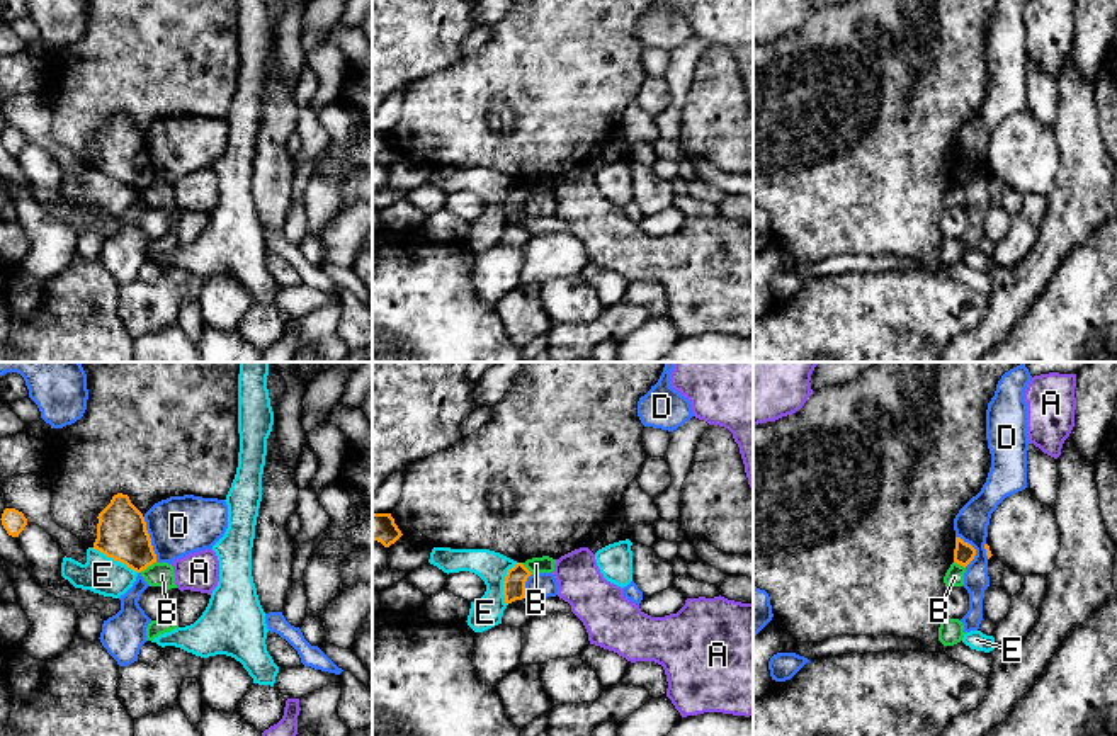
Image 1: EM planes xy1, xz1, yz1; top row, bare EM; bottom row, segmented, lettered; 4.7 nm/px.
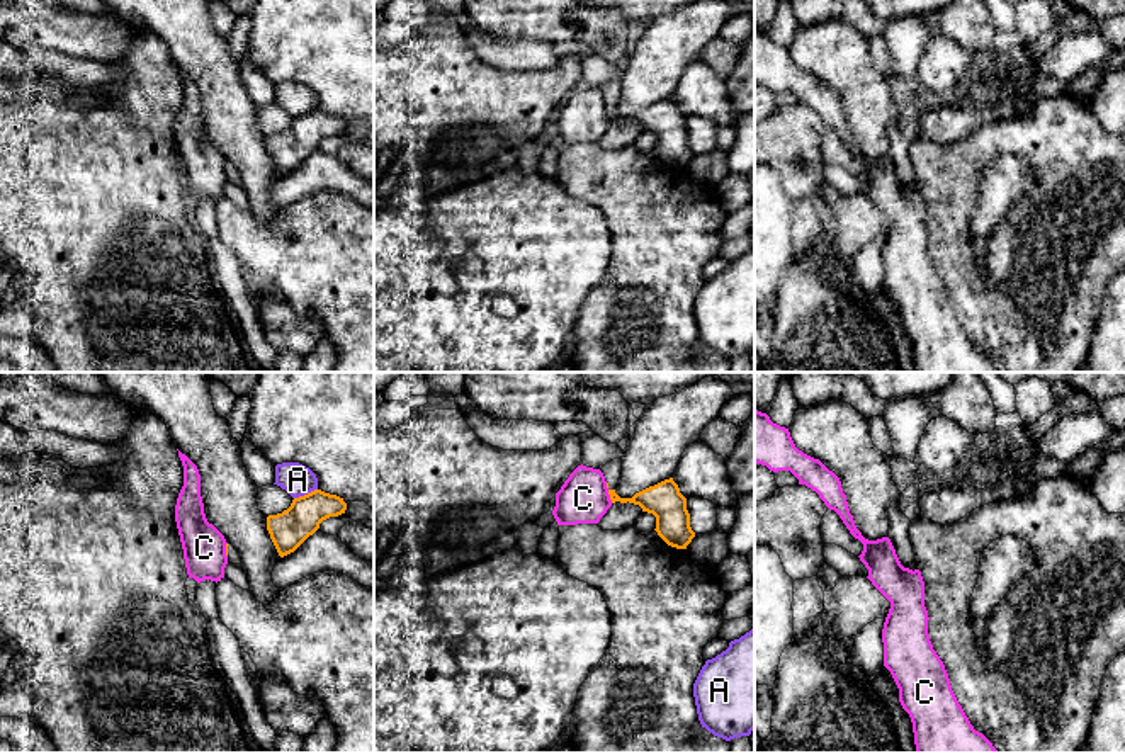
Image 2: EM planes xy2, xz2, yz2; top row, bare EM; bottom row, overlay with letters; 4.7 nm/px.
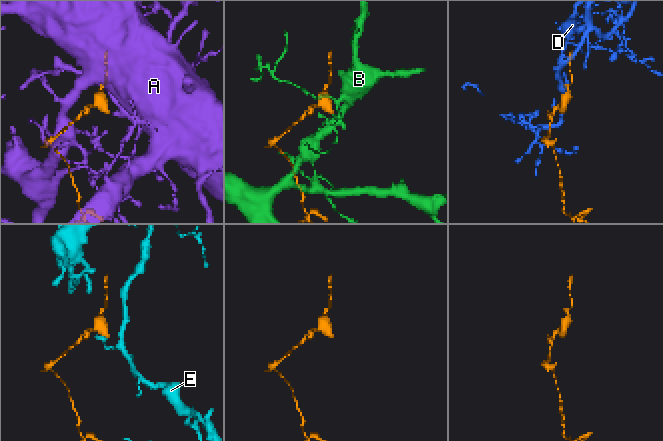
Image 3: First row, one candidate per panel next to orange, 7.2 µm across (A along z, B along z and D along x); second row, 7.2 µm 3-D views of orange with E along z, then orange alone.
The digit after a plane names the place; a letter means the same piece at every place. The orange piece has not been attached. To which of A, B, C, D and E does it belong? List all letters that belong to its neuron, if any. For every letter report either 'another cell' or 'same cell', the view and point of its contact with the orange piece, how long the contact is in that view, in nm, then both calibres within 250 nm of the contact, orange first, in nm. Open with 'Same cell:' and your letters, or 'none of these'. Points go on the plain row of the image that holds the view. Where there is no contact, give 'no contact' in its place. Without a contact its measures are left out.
Same cell: none of these
A: another cell; meets orange in xy2 at (305, 114); contact 120 nm long; 180 nm thick on the orange side, 150 nm on the other
B: another cell; meets orange in xy1 at (147, 186); contact 90 nm long; 240 nm thick on the orange side, 110 nm on the other
C: another cell; meets orange in xz2 at (609, 113); contact 100 nm long; 150 nm thick on the orange side, 240 nm on the other
D: another cell; meets orange in xy1 at (150, 158); contact 220 nm long; 240 nm thick on the orange side, 280 nm on the other
E: another cell; meets orange in xy1 at (114, 179); contact 240 nm long; 240 nm thick on the orange side, 180 nm on the other

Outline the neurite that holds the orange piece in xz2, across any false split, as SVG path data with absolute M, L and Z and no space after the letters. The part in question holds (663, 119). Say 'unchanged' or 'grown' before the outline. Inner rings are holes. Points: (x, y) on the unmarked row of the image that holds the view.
grown | M613 78L600 88L605 95L608 114L612 122L634 122L642 127L642 131L653 133L656 136L658 155L671 167L687 168L687 165L695 156L690 146L690 133L687 129L687 117L680 112L678 104L673 97L664 99L654 105L649 105L632 117L620 117L615 112L622 80Z

